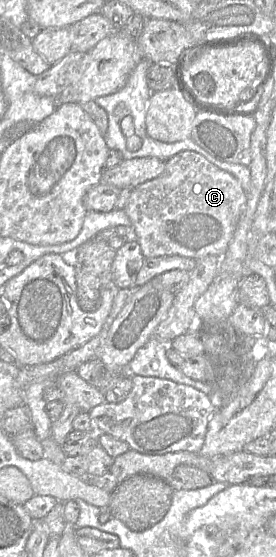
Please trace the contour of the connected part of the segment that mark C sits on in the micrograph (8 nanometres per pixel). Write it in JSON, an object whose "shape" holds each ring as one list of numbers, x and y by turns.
{"shape":[[181,151,165,162,165,170,161,175,132,190,124,211,145,258,180,255,199,259,207,255,225,255,246,203,247,193,232,174,194,151]]}

